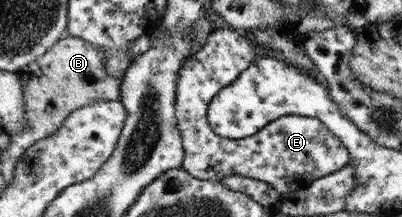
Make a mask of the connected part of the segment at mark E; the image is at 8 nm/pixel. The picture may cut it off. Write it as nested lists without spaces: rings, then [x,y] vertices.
[[[226,27],[207,37],[206,44],[194,52],[182,65],[177,86],[177,119],[185,145],[182,168],[195,178],[221,181],[229,176],[246,176],[270,184],[280,195],[307,188],[318,178],[326,177],[349,164],[350,153],[338,135],[318,118],[285,115],[276,118],[266,129],[253,137],[231,139],[207,132],[205,112],[210,102],[237,80],[257,60],[251,40],[239,36],[239,31]]]

